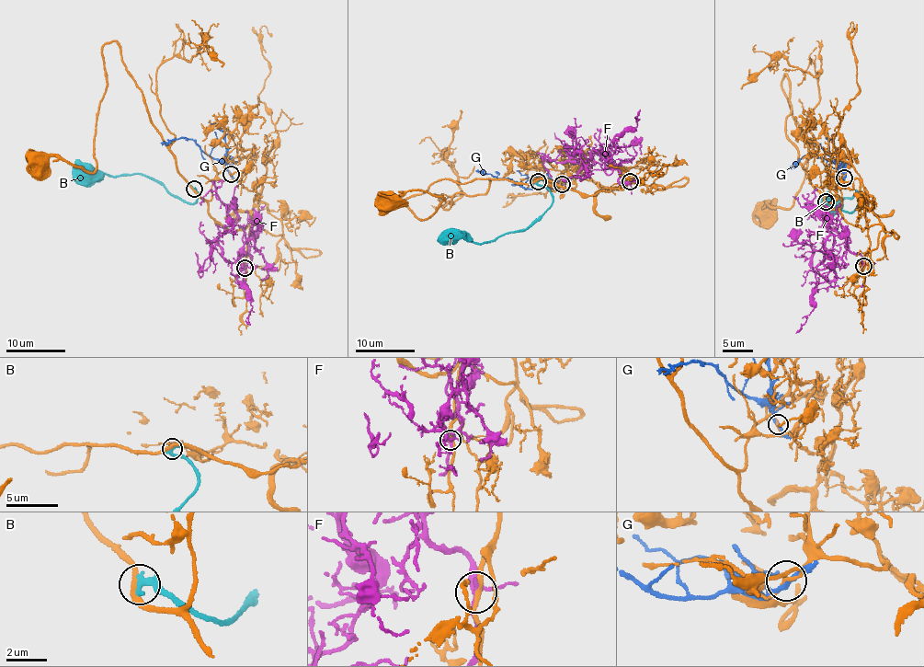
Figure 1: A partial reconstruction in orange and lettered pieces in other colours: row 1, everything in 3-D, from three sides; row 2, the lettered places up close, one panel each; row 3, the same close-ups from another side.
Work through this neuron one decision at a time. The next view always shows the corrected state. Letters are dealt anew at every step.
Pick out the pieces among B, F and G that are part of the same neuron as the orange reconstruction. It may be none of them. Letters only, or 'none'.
F

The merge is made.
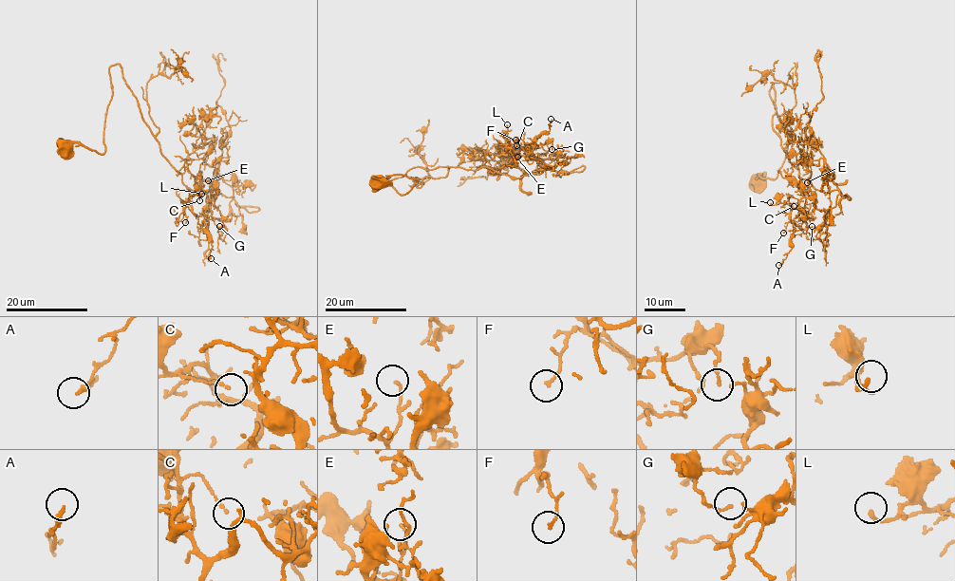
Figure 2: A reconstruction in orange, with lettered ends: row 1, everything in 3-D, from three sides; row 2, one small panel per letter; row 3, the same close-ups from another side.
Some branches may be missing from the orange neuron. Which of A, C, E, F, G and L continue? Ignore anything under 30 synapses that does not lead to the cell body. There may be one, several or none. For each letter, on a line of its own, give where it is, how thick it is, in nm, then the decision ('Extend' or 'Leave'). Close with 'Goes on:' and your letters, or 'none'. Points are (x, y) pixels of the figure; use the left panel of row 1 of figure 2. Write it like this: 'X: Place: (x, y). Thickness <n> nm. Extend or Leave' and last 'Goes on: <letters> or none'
A: Place: (211, 258). Thickness 150 nm. Leave
C: Place: (199, 200). Thickness 110 nm. Leave
E: Place: (208, 180). Thickness 120 nm. Leave
F: Place: (185, 222). Thickness 120 nm. Leave
G: Place: (219, 226). Thickness 90 nm. Leave
L: Place: (201, 194). Thickness 150 nm. Leave
Goes on: none

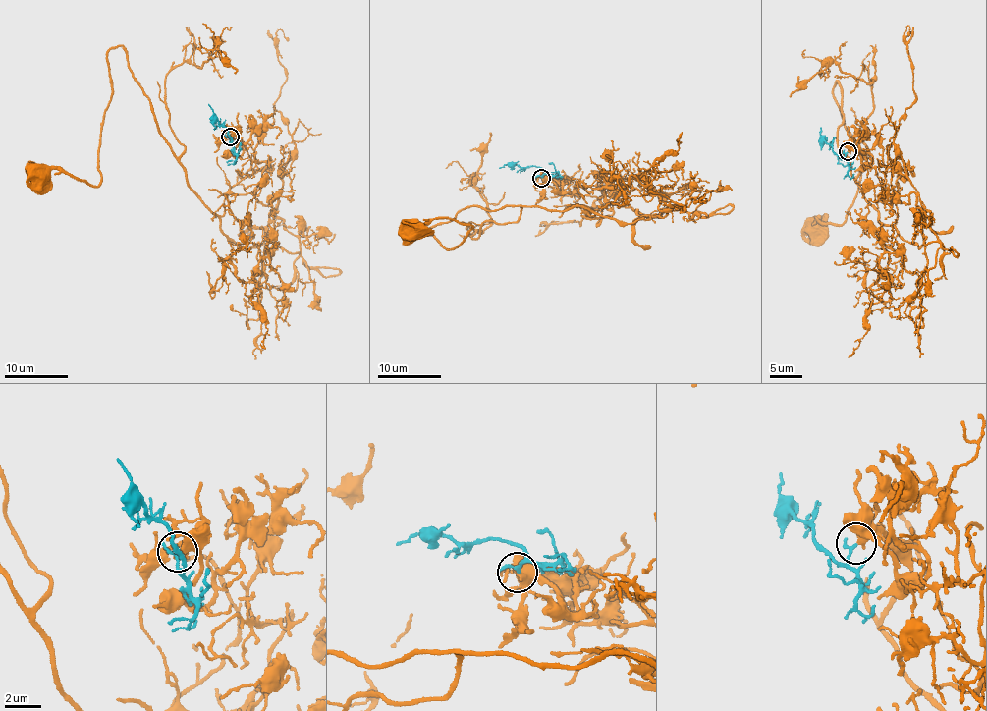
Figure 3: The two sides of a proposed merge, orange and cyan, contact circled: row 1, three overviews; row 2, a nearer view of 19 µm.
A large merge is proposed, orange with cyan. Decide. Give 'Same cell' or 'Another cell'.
Same cell

